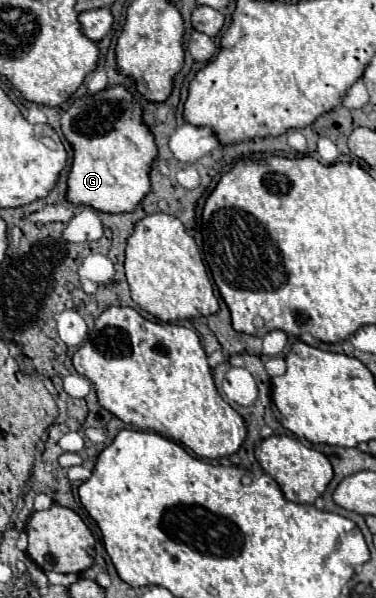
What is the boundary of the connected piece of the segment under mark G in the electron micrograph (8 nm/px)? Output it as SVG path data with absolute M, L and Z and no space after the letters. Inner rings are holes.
M125 87L103 89L93 97L77 99L61 117L61 131L73 149L73 163L67 177L65 199L73 205L93 207L101 213L133 211L149 193L149 169L157 157L157 147L149 127L141 121L141 101Z

